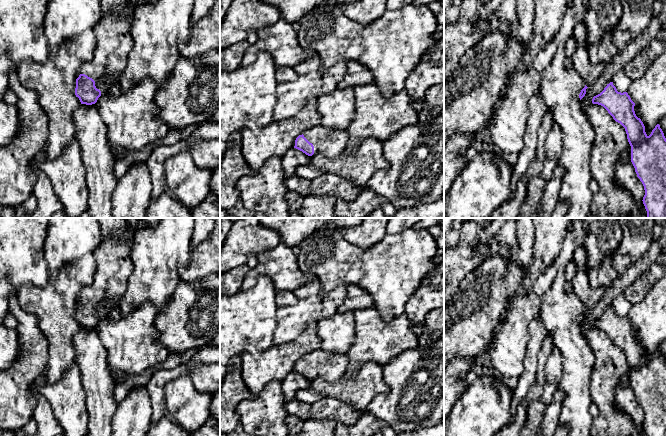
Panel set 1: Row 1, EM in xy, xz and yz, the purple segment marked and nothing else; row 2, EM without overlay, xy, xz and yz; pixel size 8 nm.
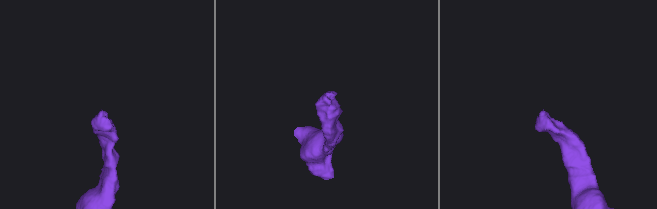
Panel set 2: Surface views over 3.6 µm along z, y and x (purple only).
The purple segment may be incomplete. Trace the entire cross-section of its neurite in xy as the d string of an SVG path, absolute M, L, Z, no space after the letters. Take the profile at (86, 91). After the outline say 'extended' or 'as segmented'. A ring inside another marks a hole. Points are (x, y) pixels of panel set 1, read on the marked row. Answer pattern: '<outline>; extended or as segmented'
M128 0L122 16L106 14L93 28L97 45L93 59L86 63L83 73L76 79L75 95L81 104L95 104L101 96L95 80L104 76L121 75L133 47L130 27L138 0Z; extended

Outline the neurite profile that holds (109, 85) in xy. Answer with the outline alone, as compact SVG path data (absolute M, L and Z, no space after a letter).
M119 75L104 76L94 80L95 86L109 97L117 97L121 93L119 85Z

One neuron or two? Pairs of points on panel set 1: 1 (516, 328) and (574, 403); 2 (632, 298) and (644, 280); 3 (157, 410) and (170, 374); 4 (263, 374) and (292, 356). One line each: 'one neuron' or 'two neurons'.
1: two neurons
2: one neuron
3: one neuron
4: one neuron

